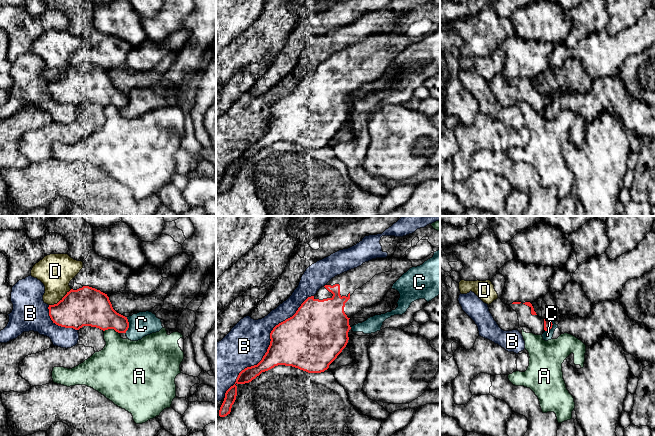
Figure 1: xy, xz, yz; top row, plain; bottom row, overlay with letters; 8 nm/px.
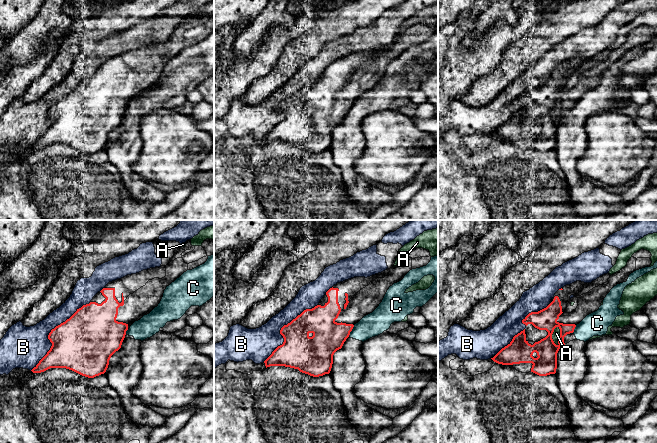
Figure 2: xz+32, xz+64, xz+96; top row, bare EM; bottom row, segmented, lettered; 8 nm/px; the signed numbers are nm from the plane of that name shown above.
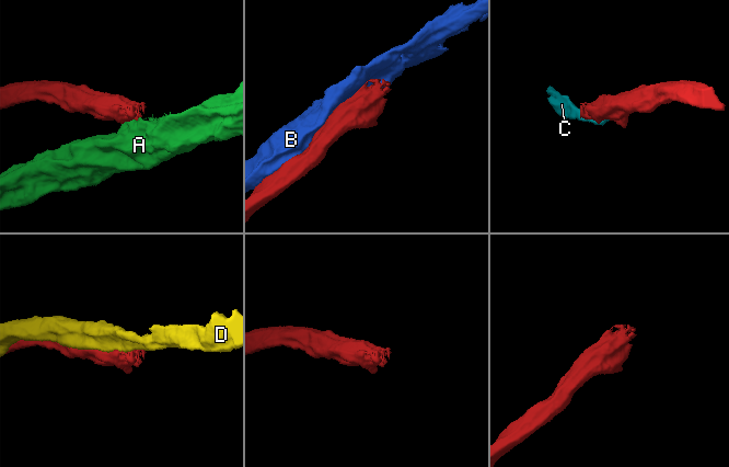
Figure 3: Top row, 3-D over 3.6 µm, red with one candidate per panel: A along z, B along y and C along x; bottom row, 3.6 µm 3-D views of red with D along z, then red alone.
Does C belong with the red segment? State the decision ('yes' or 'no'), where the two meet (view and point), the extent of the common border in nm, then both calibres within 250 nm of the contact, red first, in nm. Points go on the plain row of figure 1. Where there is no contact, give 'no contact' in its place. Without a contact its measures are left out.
no | xy (128, 101) | 130 nm | 220/190 nm

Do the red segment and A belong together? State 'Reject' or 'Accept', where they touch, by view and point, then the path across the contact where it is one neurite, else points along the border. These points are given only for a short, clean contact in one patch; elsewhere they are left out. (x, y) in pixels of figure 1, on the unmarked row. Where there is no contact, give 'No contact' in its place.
Reject. Touches red at xy (111, 104). Boundary: xy (104, 106), (114, 105), (118, 109)

